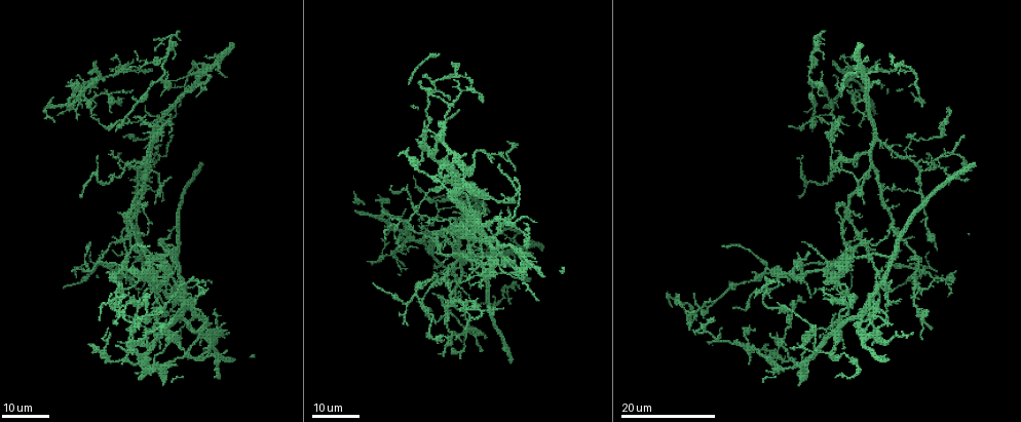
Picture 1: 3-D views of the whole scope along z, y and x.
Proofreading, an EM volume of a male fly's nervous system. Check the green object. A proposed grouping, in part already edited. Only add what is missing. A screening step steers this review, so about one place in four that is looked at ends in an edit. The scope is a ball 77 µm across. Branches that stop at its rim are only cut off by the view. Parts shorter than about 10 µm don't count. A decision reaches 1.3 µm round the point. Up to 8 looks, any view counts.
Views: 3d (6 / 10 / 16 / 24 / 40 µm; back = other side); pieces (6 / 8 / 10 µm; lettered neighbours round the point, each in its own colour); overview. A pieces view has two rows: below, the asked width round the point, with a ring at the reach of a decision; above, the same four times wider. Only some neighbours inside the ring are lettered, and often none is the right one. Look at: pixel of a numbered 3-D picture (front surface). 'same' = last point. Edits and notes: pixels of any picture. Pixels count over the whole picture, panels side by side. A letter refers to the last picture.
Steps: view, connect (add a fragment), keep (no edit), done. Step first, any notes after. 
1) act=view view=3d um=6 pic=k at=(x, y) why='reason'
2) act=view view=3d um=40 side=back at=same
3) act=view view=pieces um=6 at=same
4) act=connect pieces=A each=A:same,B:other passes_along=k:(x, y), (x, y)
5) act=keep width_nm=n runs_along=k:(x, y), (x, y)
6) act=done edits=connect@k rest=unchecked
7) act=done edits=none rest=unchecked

act=view view=3d um=24 pic=1 at=(753, 271) why='branch stops here'

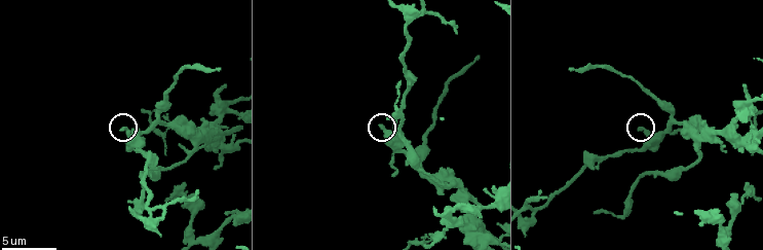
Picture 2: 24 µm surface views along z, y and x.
act=view view=pieces um=8 pic=2 at=(122, 130)

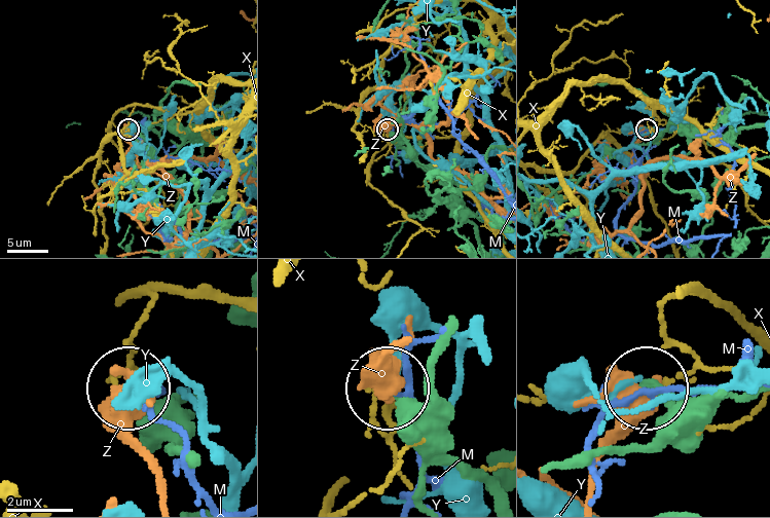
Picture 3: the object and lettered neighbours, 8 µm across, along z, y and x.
act=keep each=M:other,X:other,Y:other,Z:other runs_along=3:(492, 495), (388, 391) found='no lettered fragment goes on from it'

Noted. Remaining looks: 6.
act=view view=3d um=6 pic=2 at=(395, 173) why='an open end'

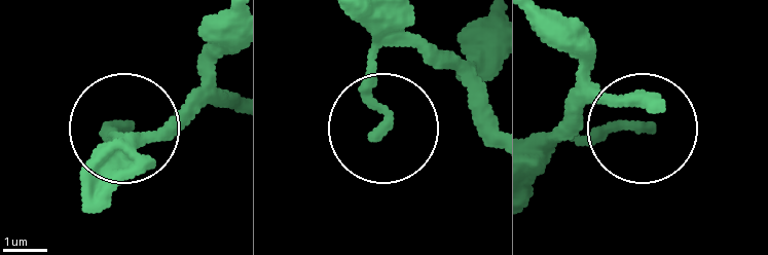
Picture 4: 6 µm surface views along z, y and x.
act=view view=pieces um=6 pic=4 at=(649, 129)

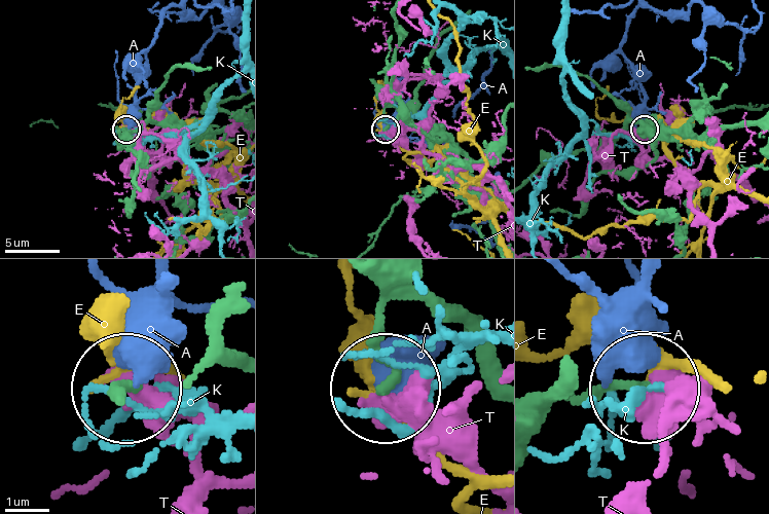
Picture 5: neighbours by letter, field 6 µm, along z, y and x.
act=keep width_nm=200 each=A:other,E:other,K:other,T:other runs_along=5:(496, 363), (451, 319), (407, 296), (386, 319), (386, 380) found='none of them fits'

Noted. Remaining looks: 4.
act=view view=3d um=10 pic=2 at=(568, 70) why='tapers out'

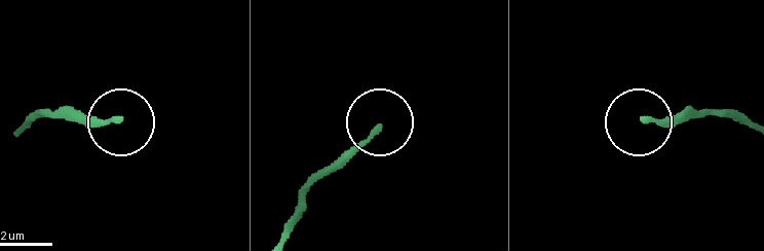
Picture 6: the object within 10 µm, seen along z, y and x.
act=view view=pieces um=6 pic=6 at=(377, 127)

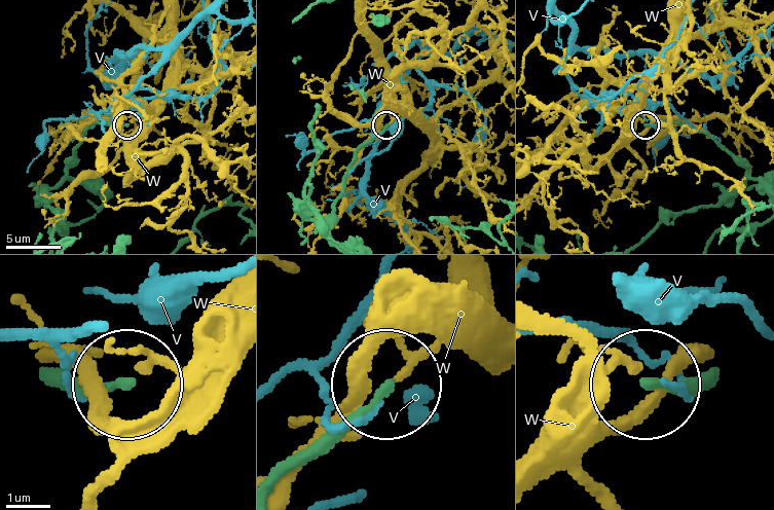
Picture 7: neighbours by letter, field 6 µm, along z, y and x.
act=keep each=V:other,W:other runs_along=7:(71, 375), (122, 387) found='none of them fits'

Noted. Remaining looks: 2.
act=view view=3d um=16 pic=1 at=(173, 252) why='branch stops here'

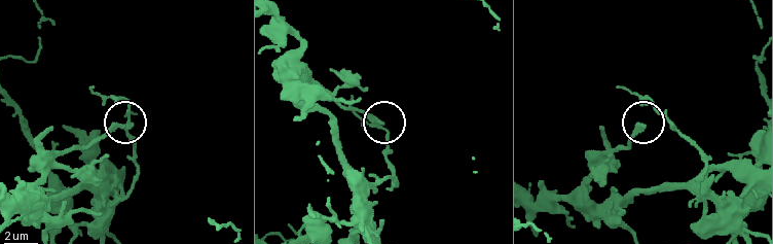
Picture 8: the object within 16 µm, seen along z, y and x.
act=view view=pieces um=8 pic=8 at=(119, 124) why='see the neighbours'

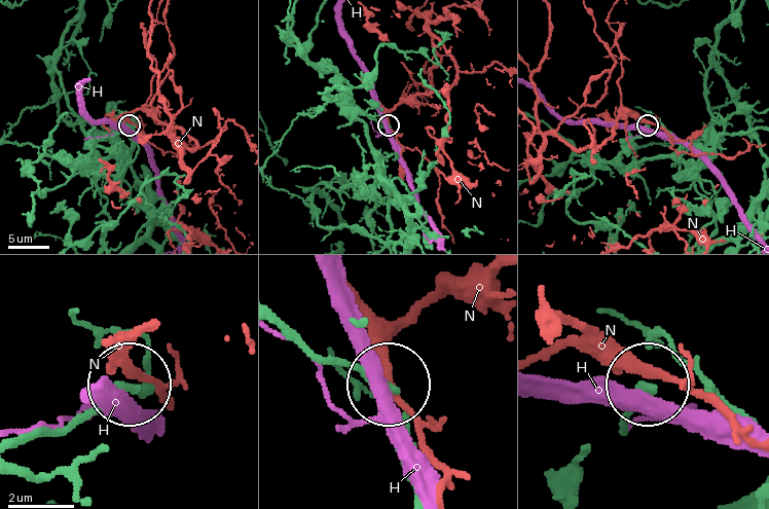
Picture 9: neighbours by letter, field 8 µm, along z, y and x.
act=keep each=H:other,N:other runs_along=9:(22, 442), (63, 431), (126, 390) found='none of them fits'

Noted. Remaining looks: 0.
act=done edits=none rest=unchecked

